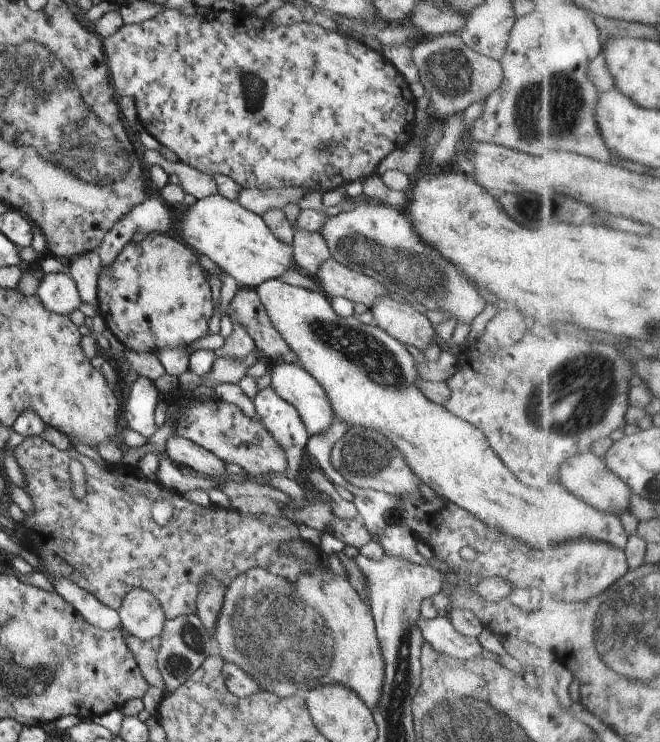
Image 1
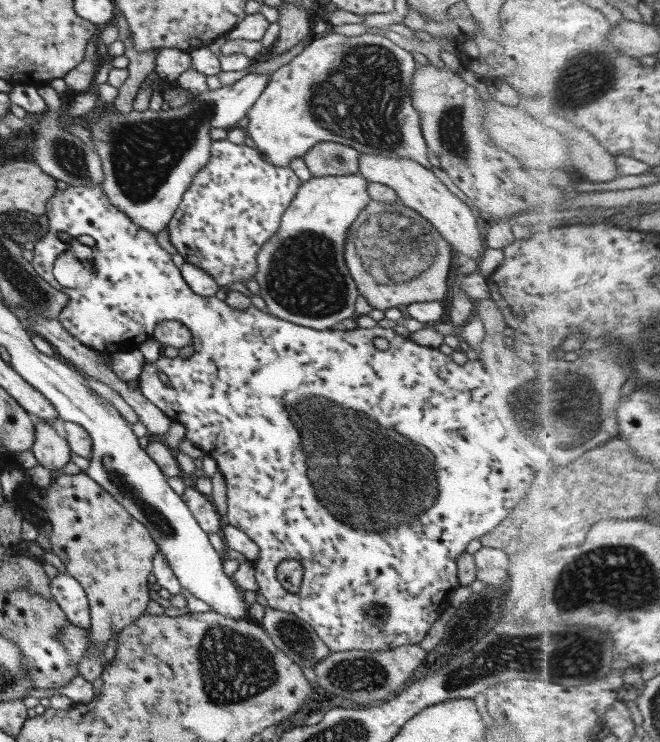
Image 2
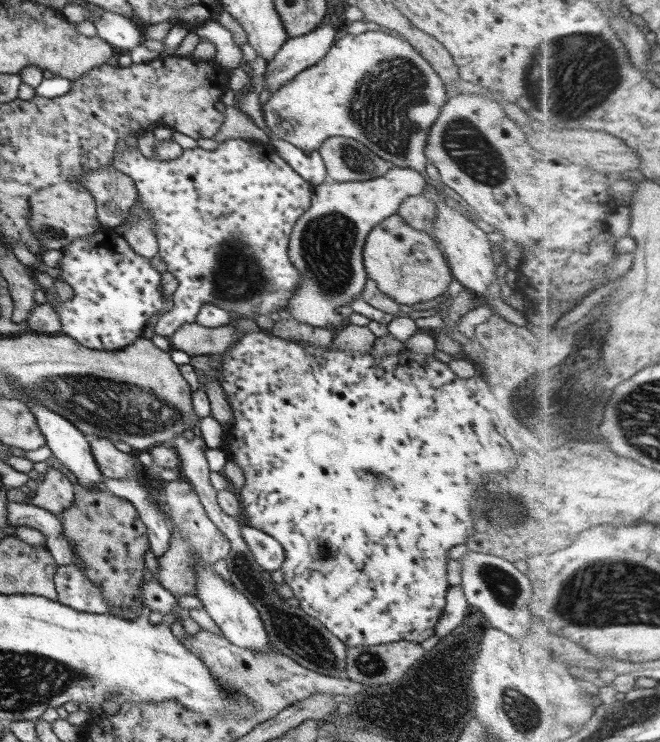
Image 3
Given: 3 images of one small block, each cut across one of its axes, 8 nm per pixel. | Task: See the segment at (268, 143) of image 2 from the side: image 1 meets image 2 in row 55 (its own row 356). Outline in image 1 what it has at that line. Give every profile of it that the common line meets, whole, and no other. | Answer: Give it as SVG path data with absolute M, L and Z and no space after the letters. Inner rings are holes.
M278 279L266 280L254 290L272 325L284 338L291 351L298 355L304 370L321 385L321 388L324 388L334 412L334 420L343 421L349 428L360 426L378 430L385 435L402 452L407 464L422 482L442 499L460 506L488 527L498 529L511 538L518 538L518 541L526 542L532 550L552 551L555 547L562 547L574 541L604 542L618 549L627 550L632 535L628 534L620 515L599 510L573 494L572 487L562 484L554 484L552 490L550 486L544 486L544 490L522 486L522 482L504 466L504 462L485 438L484 433L442 405L436 405L424 397L417 388L417 382L422 377L414 368L413 356L402 343L389 336L374 322L364 325L355 315L337 316L332 311L330 299L322 292L290 286Z

